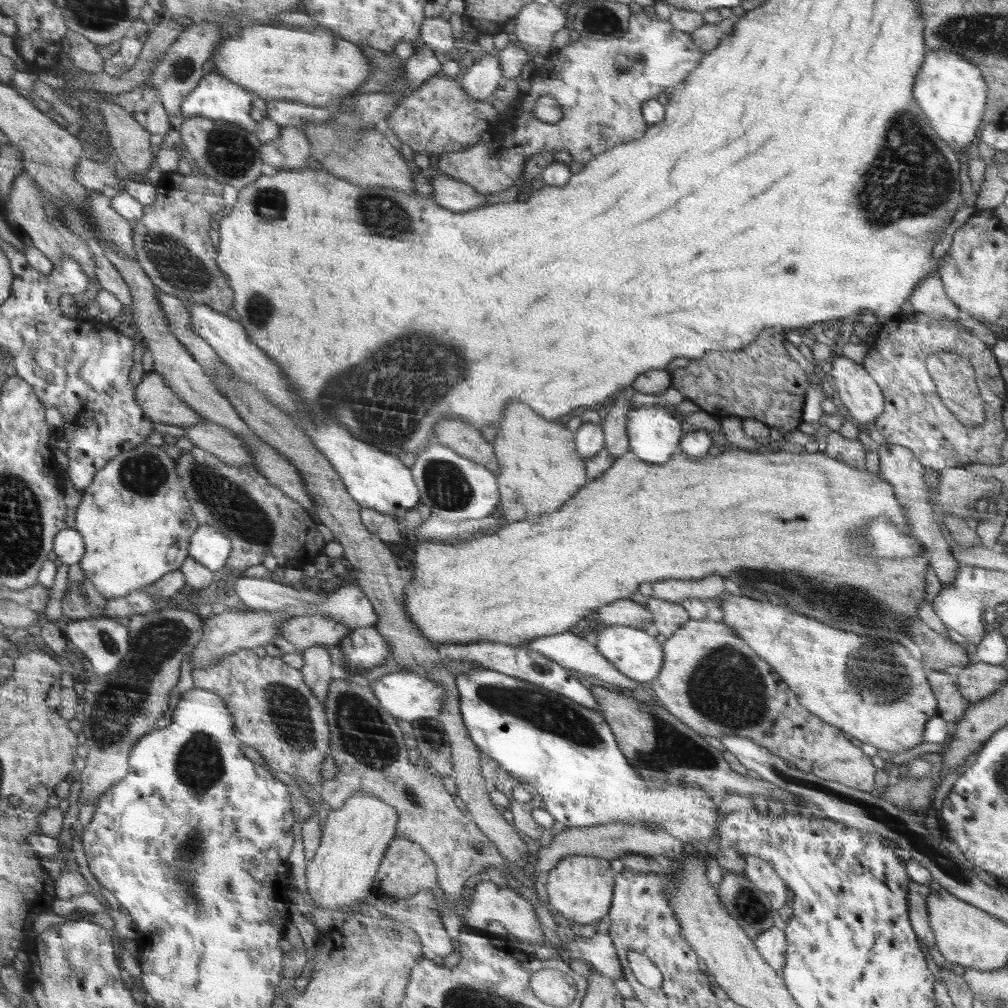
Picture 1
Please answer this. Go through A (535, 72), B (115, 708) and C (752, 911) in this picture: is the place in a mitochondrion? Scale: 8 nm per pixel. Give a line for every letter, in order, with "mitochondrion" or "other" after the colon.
A: other
B: mitochondrion
C: mitochondrion

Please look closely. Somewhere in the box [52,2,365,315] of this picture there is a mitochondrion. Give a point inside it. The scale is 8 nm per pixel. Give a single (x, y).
(177, 268)

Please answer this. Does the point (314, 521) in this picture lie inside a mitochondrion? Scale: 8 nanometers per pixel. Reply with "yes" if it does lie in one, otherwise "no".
no

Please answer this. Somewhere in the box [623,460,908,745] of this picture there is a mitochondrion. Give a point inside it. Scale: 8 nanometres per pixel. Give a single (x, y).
(726, 687)

